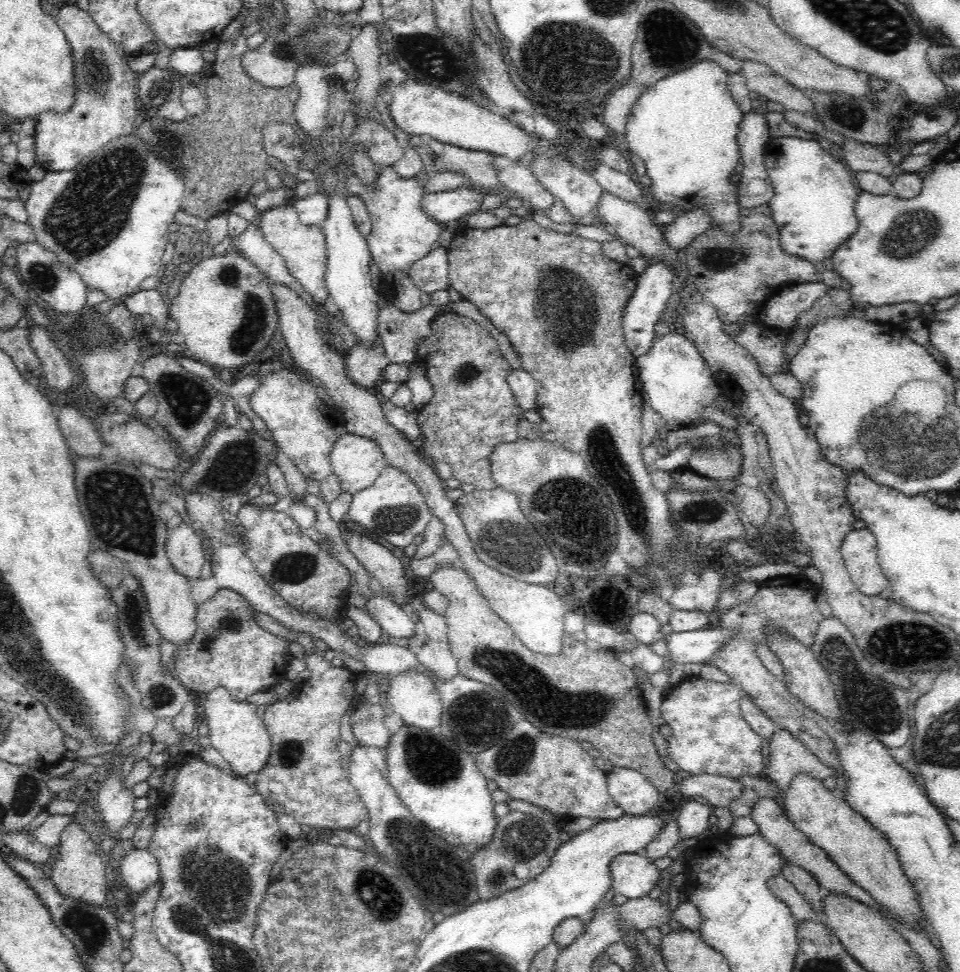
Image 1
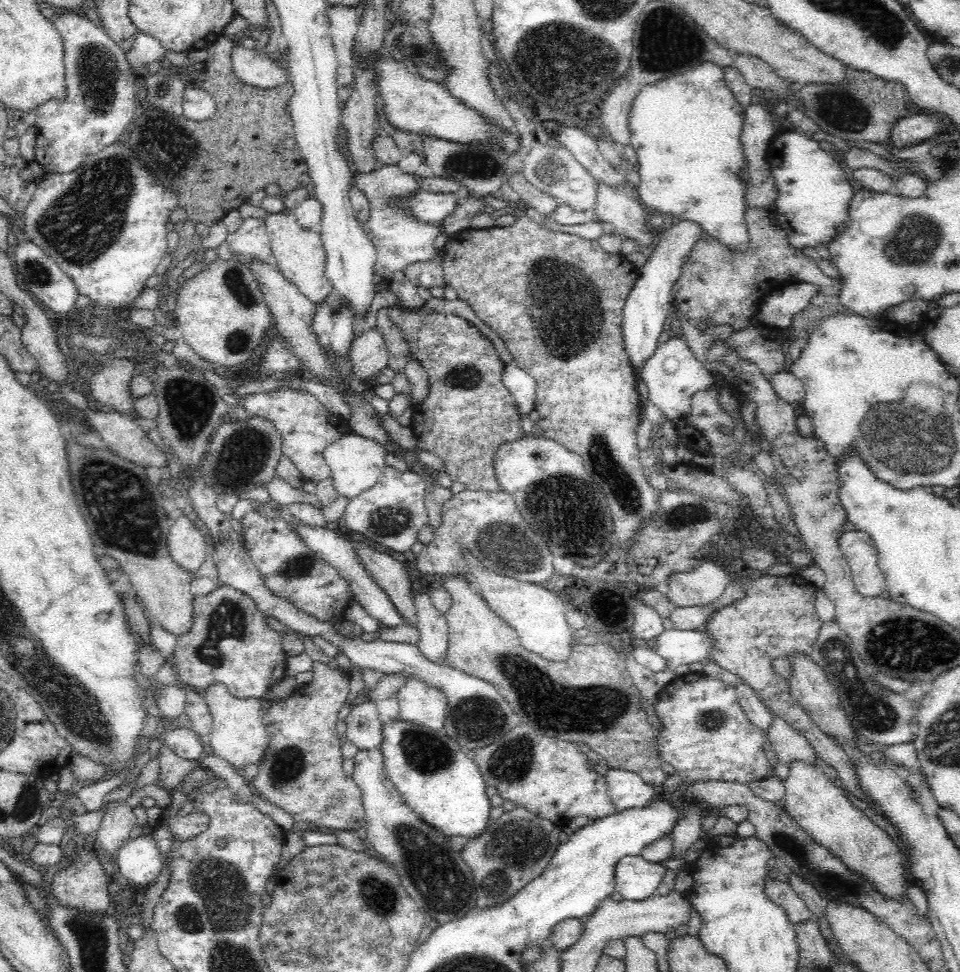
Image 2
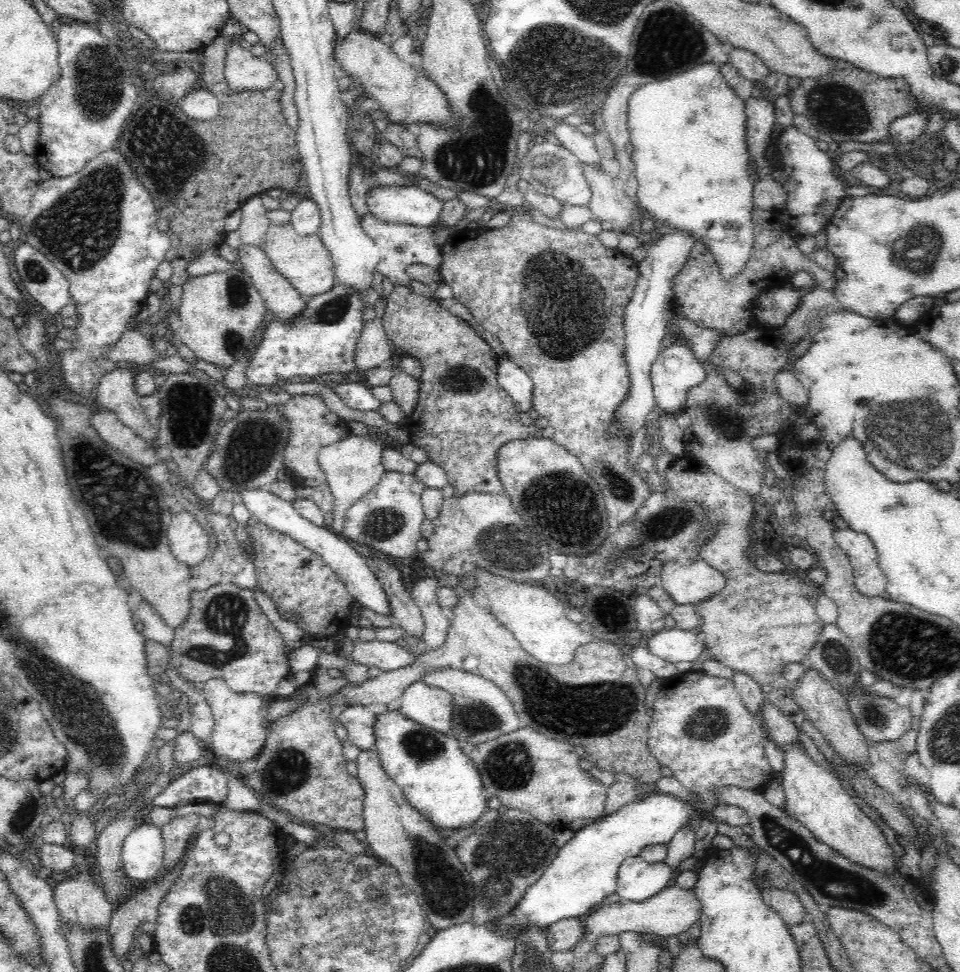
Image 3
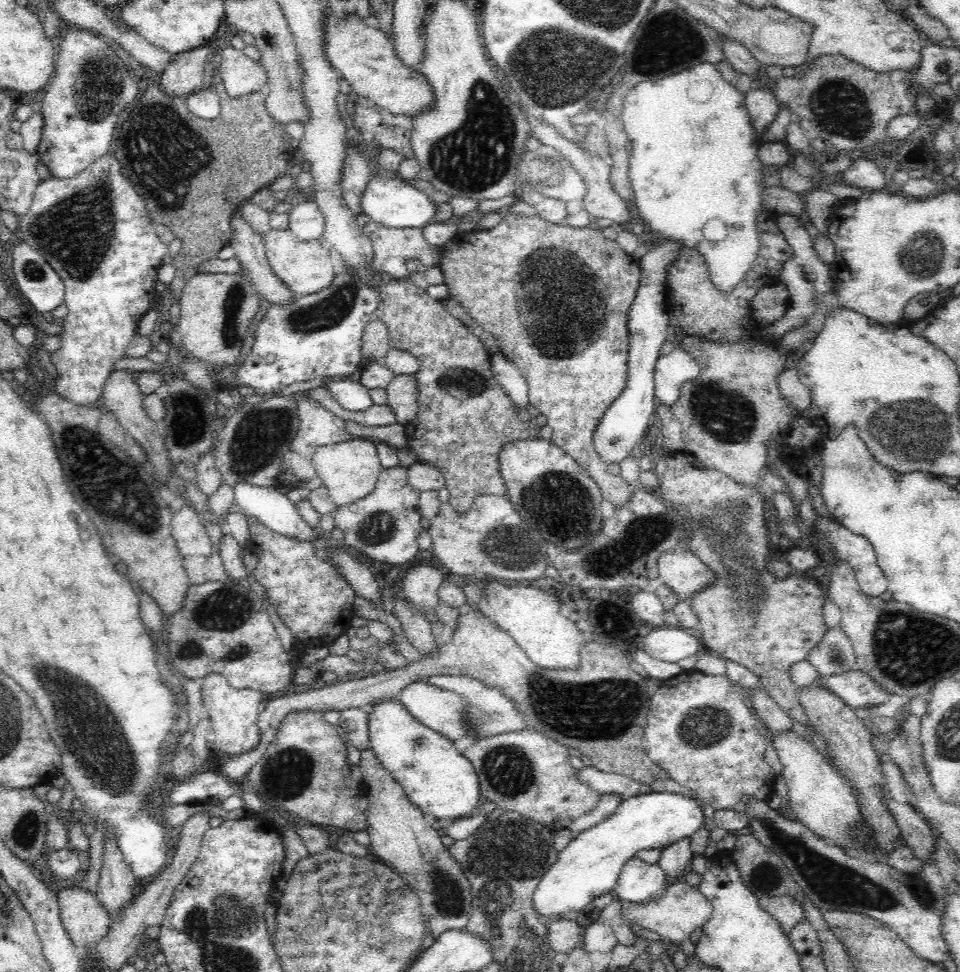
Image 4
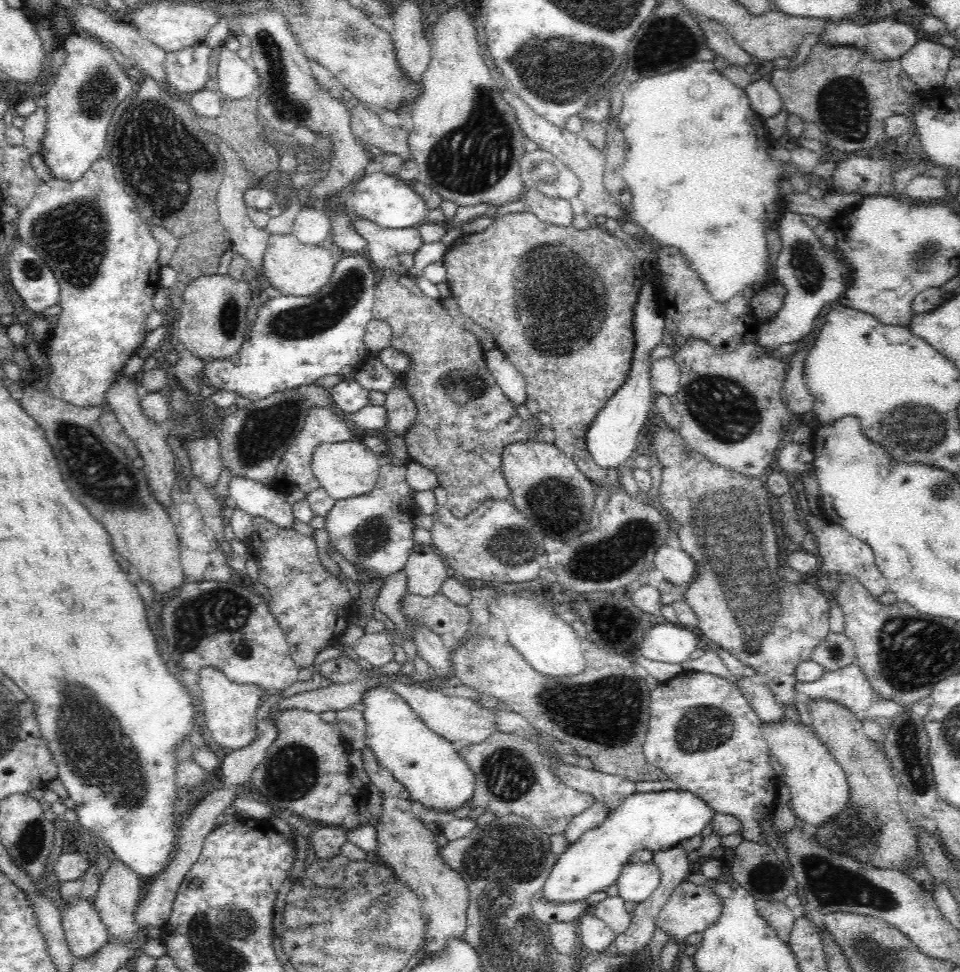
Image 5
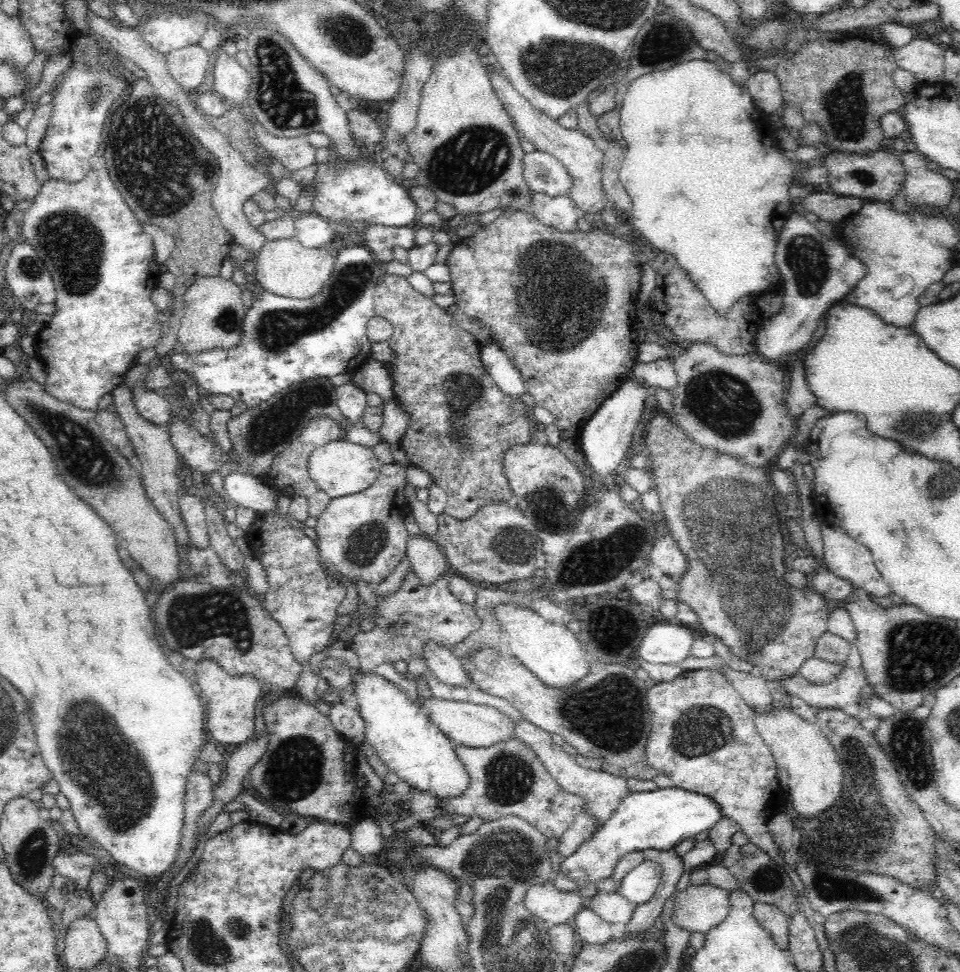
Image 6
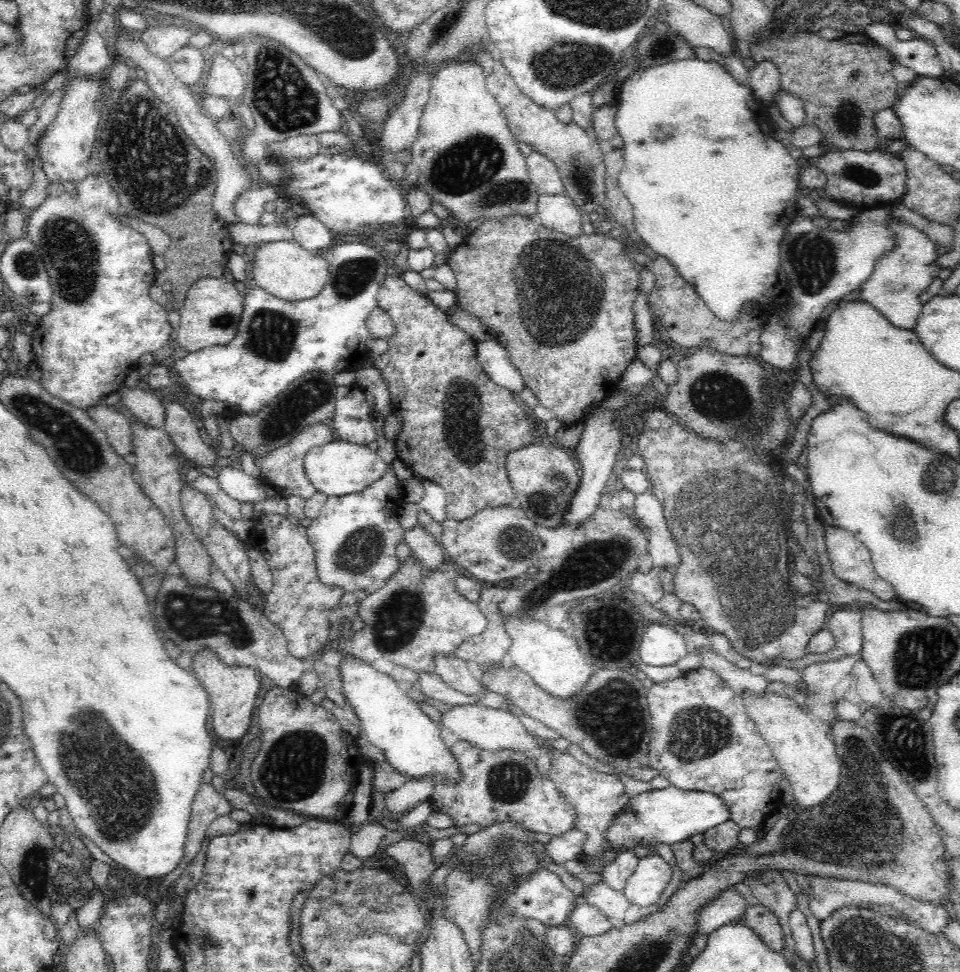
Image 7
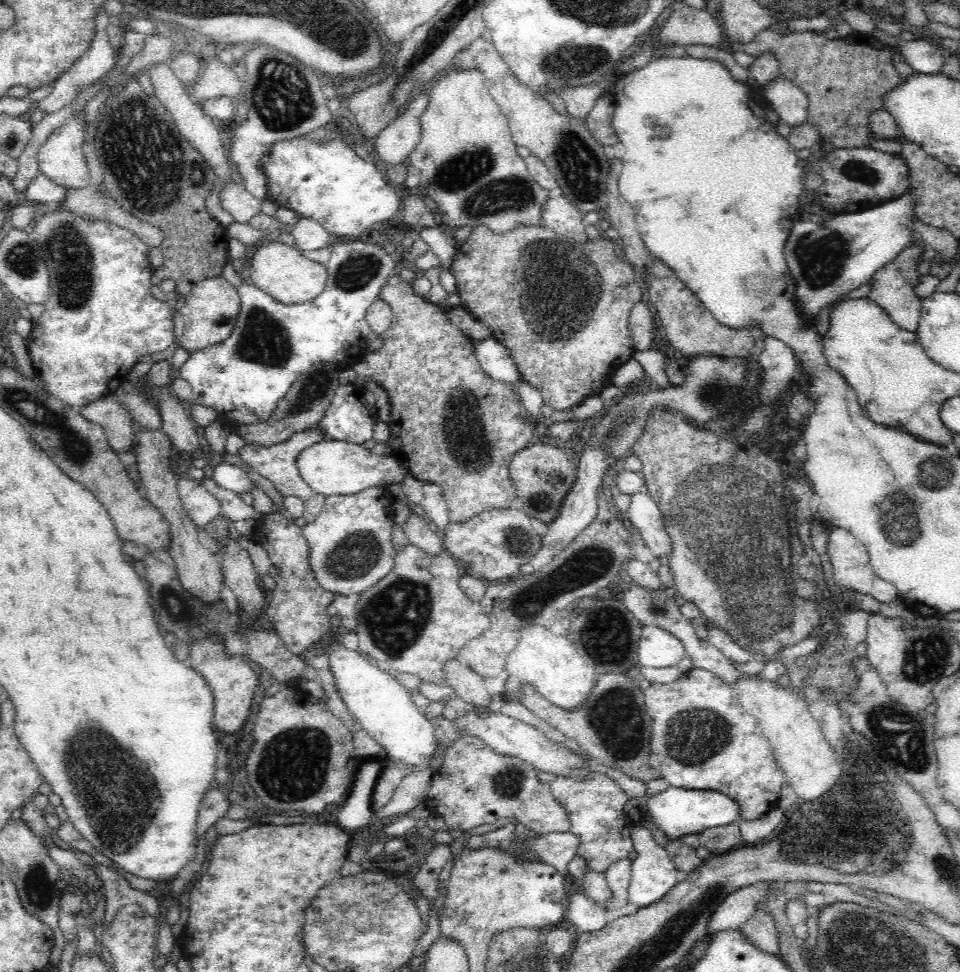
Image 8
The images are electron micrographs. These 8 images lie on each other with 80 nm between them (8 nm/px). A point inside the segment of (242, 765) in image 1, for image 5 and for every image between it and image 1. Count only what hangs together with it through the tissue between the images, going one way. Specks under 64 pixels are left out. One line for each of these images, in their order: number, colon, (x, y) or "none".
2: (239, 736)
3: (238, 733)
4: (232, 713)
5: (230, 709)

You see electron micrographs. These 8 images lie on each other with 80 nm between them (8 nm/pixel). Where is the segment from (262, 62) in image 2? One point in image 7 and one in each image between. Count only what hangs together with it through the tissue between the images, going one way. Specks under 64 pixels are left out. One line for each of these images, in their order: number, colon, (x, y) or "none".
3: (243, 72)
4: (240, 75)
5: (237, 79)
6: (231, 81)
7: (224, 80)

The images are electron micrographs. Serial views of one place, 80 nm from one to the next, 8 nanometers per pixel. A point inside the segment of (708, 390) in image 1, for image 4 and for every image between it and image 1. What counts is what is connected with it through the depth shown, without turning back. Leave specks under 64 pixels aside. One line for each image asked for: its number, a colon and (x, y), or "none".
2: (672, 373)
3: (676, 369)
4: (671, 370)

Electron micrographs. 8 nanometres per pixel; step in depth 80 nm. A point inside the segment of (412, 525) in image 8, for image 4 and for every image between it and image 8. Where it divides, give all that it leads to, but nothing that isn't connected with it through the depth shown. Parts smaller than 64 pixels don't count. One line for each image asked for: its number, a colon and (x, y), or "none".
4: (421, 580)
5: (426, 571)
6: (428, 561)
7: (427, 549)

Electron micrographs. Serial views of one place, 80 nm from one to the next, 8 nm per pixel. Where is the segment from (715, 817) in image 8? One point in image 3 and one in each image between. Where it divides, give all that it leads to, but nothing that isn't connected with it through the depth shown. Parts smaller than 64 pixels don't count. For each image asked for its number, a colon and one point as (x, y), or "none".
3: (584, 872)
4: (589, 866)
5: (660, 820)
6: (660, 819)
7: (670, 815)

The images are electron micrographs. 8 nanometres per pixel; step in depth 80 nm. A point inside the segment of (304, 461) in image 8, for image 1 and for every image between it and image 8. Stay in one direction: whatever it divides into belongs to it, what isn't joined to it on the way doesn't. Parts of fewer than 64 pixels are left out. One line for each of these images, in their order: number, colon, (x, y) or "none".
1: (357, 462)
2: (356, 463)
3: (352, 467)
4: (349, 470)
5: (344, 469)
6: (339, 468)
7: (337, 468)

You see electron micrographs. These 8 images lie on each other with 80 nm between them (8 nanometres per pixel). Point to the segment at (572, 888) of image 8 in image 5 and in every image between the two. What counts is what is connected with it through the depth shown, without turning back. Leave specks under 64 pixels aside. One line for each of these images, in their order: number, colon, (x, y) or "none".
5: (593, 933)
6: (593, 929)
7: (587, 919)

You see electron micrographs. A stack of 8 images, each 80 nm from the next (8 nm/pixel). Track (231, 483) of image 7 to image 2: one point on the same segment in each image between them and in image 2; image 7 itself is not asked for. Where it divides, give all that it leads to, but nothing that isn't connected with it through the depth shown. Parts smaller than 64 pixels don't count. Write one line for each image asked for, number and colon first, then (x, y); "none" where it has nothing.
2: (324, 541)
3: (353, 570)
4: (266, 504)
5: (257, 499)
6: (247, 491)

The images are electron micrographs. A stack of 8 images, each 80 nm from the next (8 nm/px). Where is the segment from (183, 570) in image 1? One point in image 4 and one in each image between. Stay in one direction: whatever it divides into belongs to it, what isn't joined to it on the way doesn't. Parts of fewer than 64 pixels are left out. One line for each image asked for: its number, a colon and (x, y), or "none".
2: (187, 546)
3: (188, 541)
4: (188, 529)

